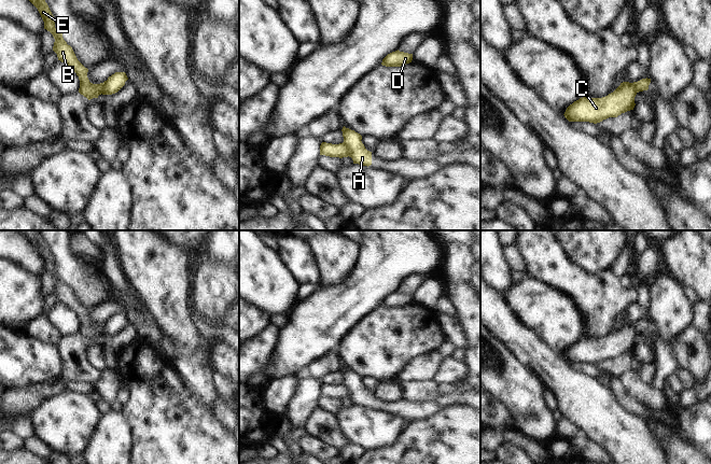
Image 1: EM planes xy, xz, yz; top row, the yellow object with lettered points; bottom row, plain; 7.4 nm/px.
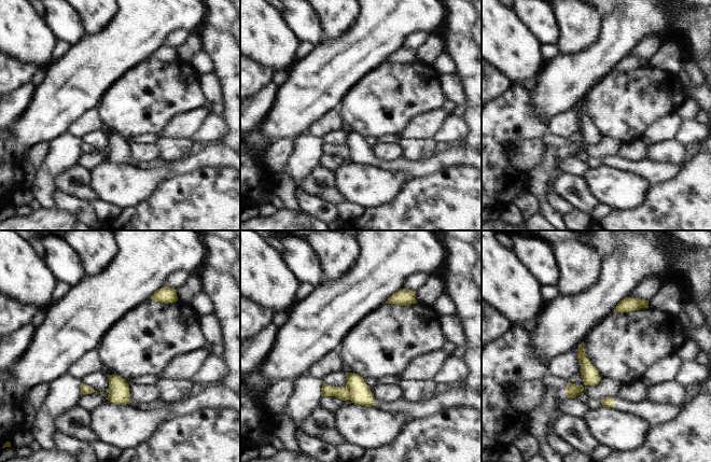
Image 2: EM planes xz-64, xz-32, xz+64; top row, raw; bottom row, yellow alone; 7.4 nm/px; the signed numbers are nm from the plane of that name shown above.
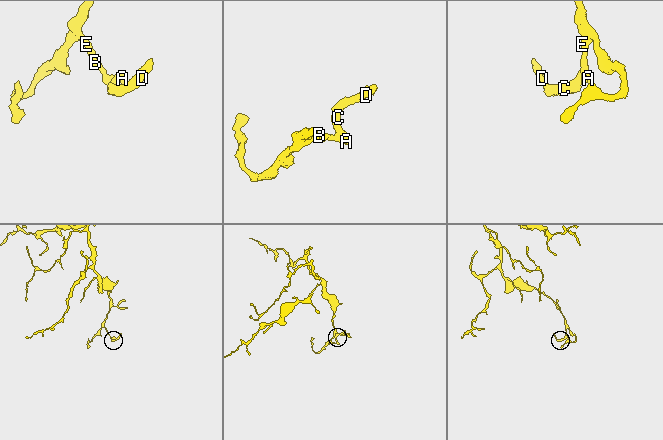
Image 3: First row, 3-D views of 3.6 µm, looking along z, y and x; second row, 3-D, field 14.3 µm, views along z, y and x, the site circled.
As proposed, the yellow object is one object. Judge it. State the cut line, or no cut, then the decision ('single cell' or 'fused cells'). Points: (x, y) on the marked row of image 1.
cut xz (343, 142), (347, 148), (348, 155); fused cells

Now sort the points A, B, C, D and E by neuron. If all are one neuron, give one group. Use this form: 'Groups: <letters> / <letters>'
Groups: A C D / B E

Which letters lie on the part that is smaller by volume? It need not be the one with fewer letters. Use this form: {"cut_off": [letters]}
{"cut_off": ["A", "C", "D"]}

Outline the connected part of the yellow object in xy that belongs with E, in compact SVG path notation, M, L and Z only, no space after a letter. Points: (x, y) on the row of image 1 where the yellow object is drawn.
M29 0L39 11L43 22L44 29L50 31L54 39L53 51L57 54L58 60L71 67L80 80L79 93L86 97L88 100L98 98L103 92L103 83L93 84L87 78L88 69L85 68L76 58L72 47L67 44L62 38L62 33L59 33L55 28L55 18L45 2L45 0Z

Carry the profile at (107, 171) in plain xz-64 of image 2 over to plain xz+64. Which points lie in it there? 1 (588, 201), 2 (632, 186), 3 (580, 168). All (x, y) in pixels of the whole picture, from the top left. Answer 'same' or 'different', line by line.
1: different
2: same
3: different

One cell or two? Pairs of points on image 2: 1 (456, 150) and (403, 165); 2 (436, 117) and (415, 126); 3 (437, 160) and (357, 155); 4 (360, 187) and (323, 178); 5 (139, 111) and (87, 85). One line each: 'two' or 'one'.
1: one
2: one
3: one
4: two
5: two

